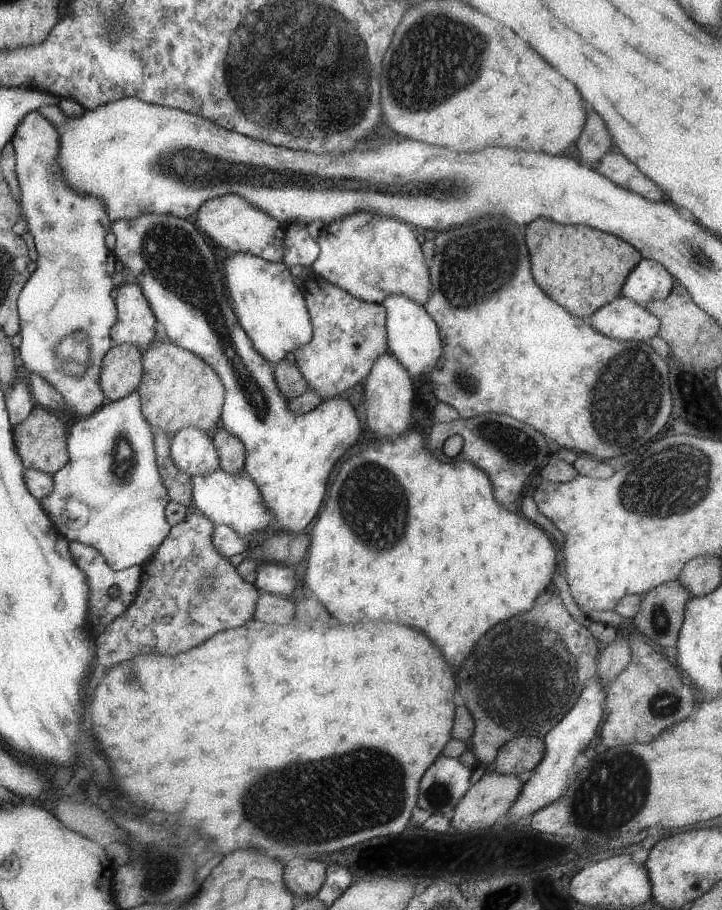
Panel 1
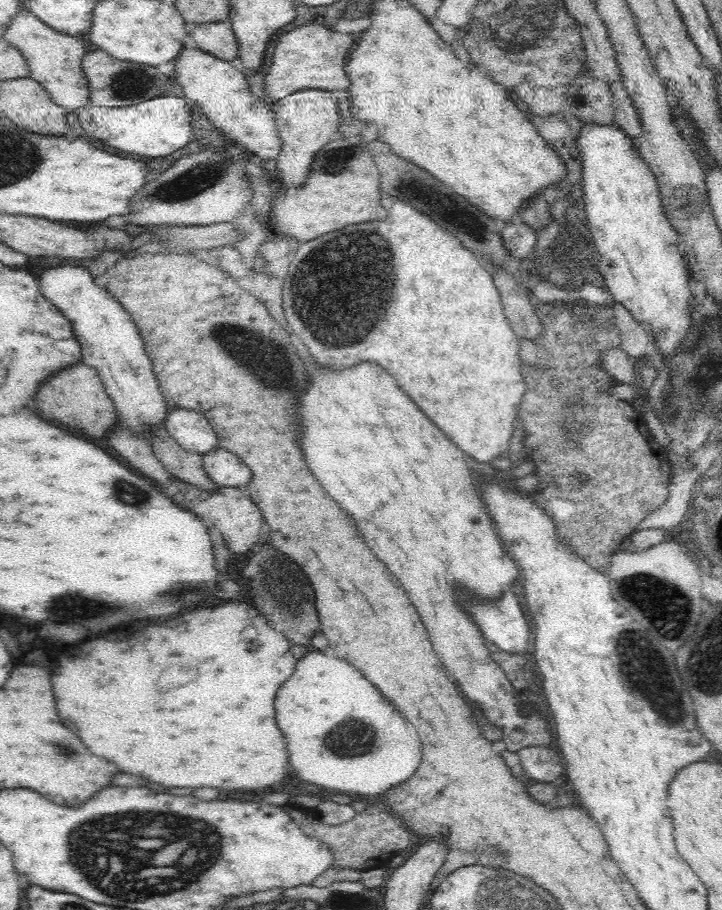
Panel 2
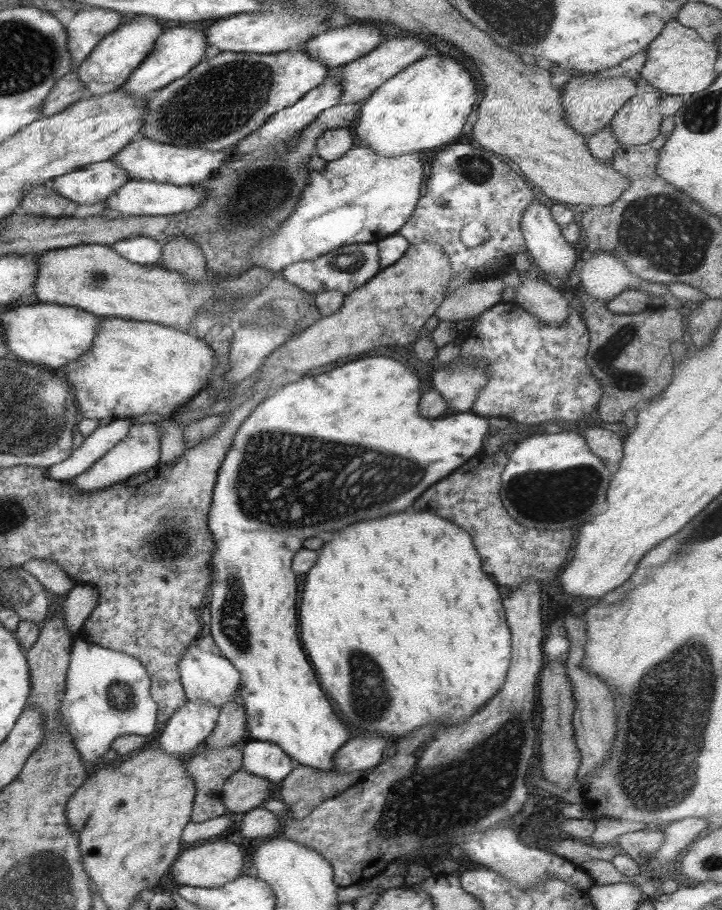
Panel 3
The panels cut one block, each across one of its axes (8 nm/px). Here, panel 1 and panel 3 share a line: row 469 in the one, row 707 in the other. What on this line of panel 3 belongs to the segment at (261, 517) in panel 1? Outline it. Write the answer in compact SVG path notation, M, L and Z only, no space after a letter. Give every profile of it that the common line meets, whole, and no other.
M196 640L189 644L181 659L177 661L180 683L187 701L199 701L199 703L211 703L221 708L227 701L238 700L239 672L220 654L203 651L197 647Z

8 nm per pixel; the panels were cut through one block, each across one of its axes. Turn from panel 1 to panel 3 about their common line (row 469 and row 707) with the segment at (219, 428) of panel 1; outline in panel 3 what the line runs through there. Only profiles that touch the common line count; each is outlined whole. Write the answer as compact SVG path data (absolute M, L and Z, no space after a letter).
M237 700L227 701L219 708L216 725L204 740L206 750L222 750L248 740L244 707Z

